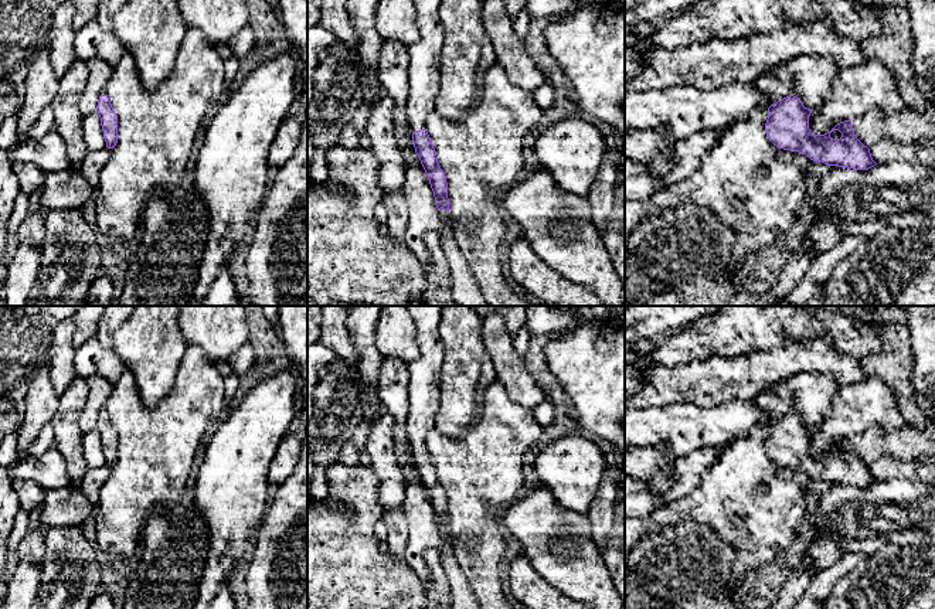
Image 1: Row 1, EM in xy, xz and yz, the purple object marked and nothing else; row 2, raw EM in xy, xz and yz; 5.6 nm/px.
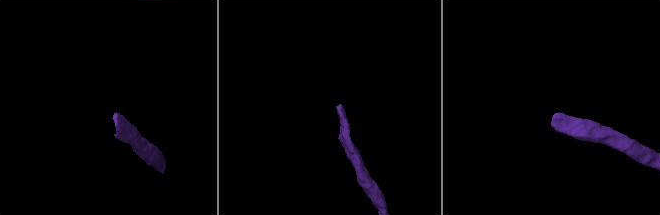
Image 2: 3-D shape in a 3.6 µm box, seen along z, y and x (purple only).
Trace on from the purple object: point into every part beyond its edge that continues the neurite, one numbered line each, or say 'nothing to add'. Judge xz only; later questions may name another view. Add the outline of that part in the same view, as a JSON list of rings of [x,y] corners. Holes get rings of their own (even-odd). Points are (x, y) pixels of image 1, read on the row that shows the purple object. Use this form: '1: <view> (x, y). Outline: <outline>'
1: xz (424, 55). Outline: [[[412,0],[412,3],[416,10],[419,40],[407,50],[409,57],[407,118],[411,132],[418,132],[425,129],[426,118],[435,110],[445,25],[438,14],[441,0]]]

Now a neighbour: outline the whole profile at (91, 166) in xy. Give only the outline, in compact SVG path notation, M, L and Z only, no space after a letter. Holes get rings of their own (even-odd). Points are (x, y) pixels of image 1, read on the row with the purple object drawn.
M108 147L99 152L88 152L82 159L79 171L85 177L86 183L95 190L99 184L99 174L110 159L110 150Z

